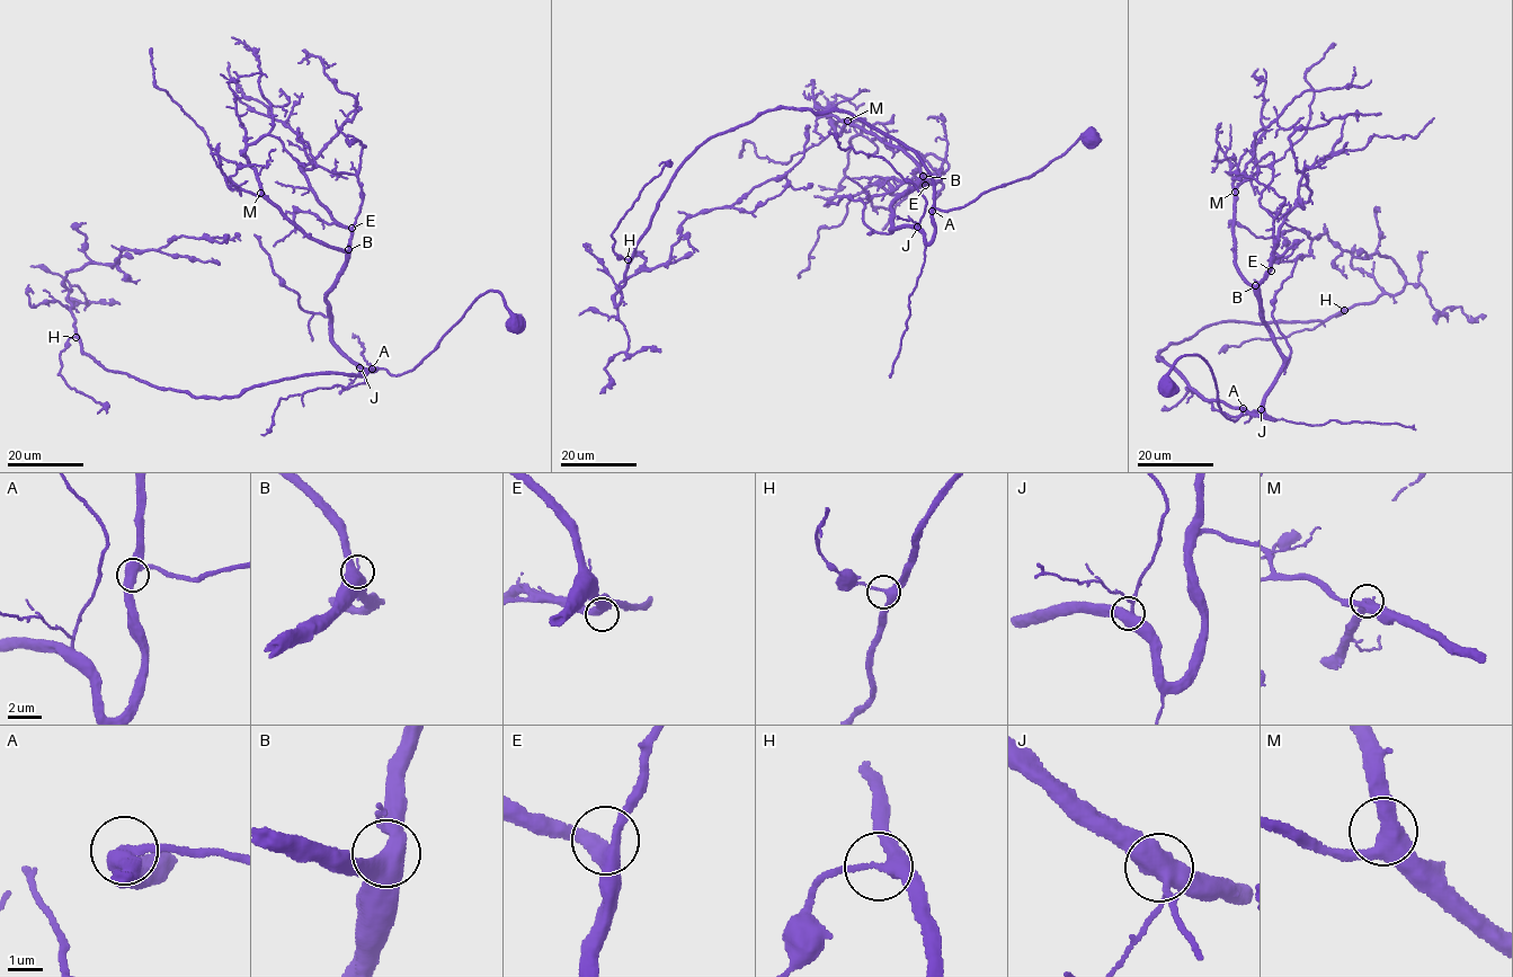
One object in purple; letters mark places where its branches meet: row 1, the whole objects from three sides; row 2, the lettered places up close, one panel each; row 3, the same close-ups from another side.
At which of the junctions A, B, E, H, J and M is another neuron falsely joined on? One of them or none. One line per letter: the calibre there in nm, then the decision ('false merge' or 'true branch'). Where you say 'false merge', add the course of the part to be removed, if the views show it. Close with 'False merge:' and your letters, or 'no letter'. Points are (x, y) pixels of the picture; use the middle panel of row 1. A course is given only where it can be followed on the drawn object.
A: 440 nm | true branch
B: 480 nm | true branch
E: 360 nm | true branch
H: 320 nm | true branch
J: 480 nm | true branch
M: 400 nm | true branch
False merge: no letter

